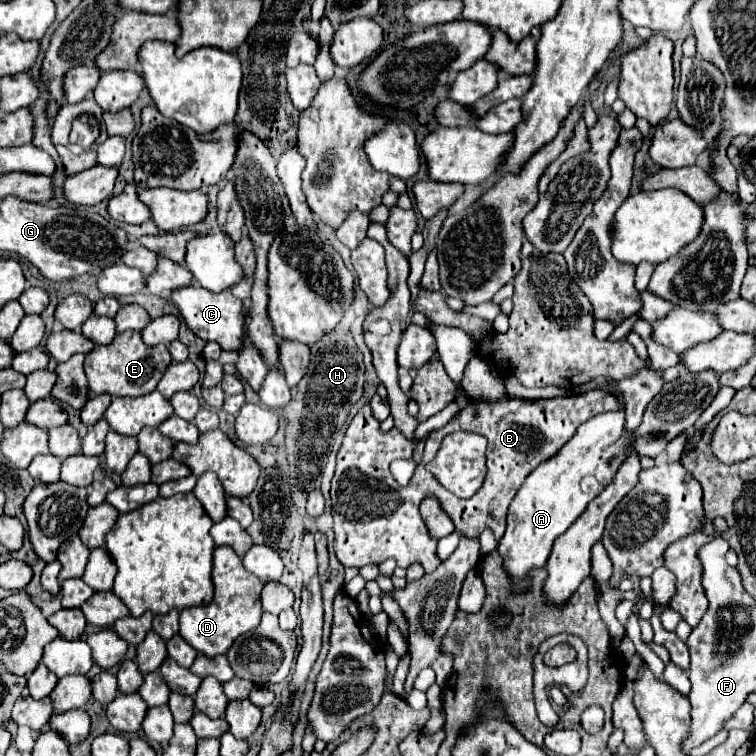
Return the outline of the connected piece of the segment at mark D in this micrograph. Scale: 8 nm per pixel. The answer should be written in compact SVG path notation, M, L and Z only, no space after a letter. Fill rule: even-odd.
M221 545L213 553L213 583L215 583L215 597L209 605L203 607L189 607L181 611L179 619L179 635L199 653L207 655L209 659L223 655L231 649L233 641L239 635L249 633L261 621L261 589L263 583L257 581L249 571L245 571L241 557L227 545Z

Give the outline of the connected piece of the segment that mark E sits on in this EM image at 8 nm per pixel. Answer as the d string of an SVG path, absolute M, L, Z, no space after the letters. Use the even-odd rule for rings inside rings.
M139 331L117 333L113 343L107 347L95 347L85 357L85 373L89 379L89 391L93 395L109 393L113 397L139 397L157 389L163 373L171 365L171 355L167 345L145 345Z

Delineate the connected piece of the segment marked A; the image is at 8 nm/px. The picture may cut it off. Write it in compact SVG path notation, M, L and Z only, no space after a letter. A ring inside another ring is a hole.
M623 411L591 417L555 457L533 469L521 485L509 507L507 533L499 541L499 553L505 557L505 569L509 571L517 593L527 589L527 571L547 563L553 541L563 535L585 511L587 503L613 481L621 461L625 461L625 449L631 445L631 435L623 431L623 423Z

